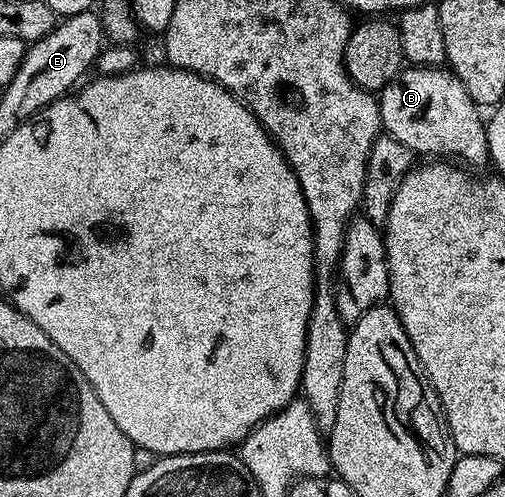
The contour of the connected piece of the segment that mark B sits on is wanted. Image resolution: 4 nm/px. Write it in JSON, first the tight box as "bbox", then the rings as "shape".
{"bbox":[377,67,488,165],"shape":[[[404,67],[397,78],[378,93],[377,99],[383,119],[382,131],[397,138],[397,142],[405,142],[413,154],[420,152],[423,158],[464,160],[459,161],[464,165],[488,163],[487,125],[484,117],[479,117],[480,105],[469,98],[469,90],[461,86],[450,67]]]}

